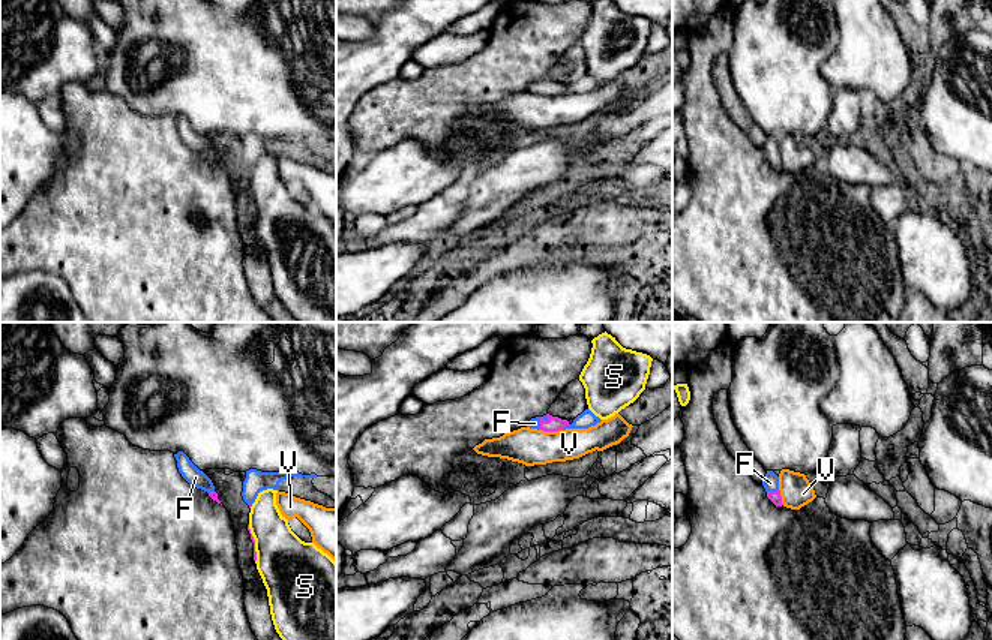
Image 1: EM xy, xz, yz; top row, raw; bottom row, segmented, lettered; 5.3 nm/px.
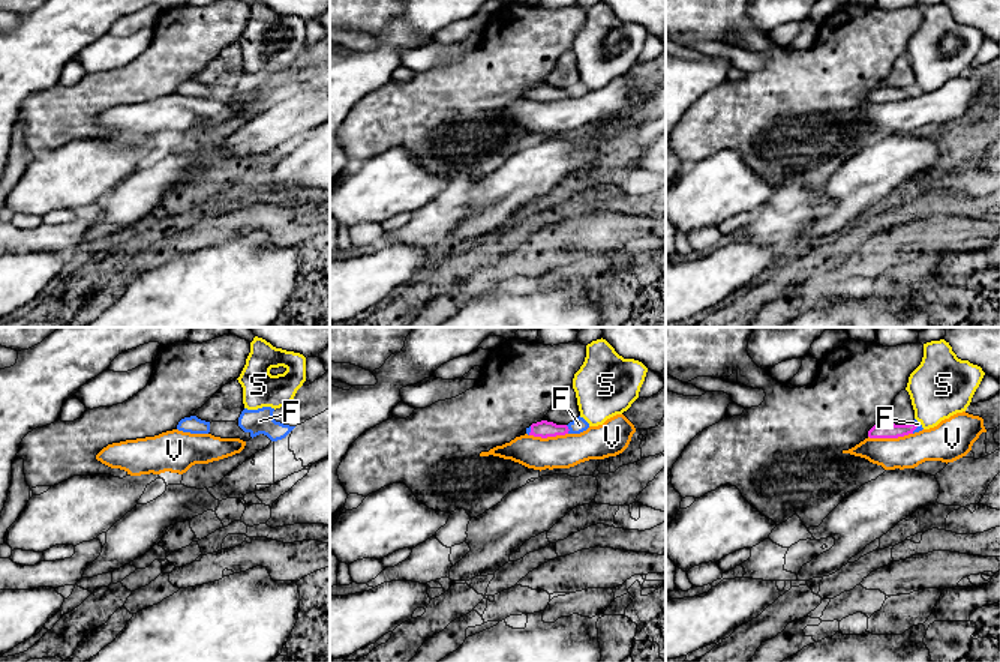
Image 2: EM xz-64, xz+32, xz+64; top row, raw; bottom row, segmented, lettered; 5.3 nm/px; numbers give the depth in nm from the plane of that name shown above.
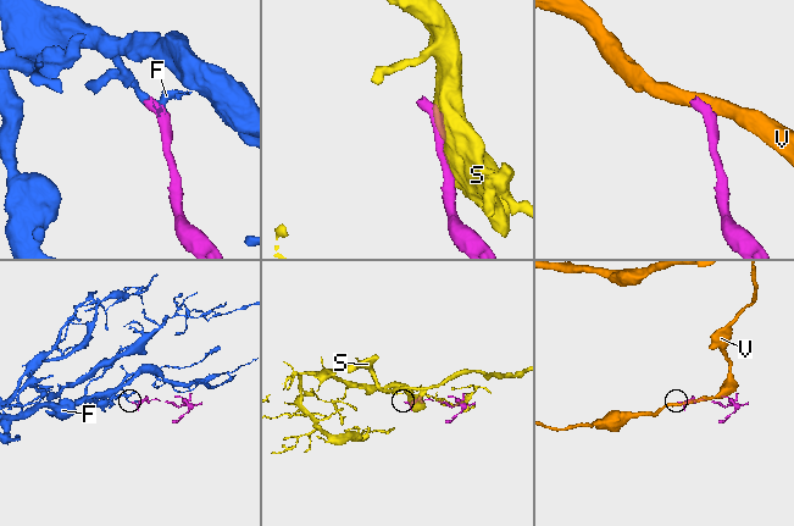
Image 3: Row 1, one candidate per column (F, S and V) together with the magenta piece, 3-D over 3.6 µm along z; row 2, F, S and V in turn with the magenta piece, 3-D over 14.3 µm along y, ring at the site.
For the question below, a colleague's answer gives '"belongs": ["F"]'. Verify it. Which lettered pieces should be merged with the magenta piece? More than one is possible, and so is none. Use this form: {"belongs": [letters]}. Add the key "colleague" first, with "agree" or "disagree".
{"colleague": "agree", "belongs": ["F"]}

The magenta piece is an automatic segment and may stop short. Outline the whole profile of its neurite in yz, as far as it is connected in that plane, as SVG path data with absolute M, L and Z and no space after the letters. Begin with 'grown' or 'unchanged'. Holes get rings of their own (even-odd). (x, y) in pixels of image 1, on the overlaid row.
grown; M767 471L762 486L767 492L767 498L776 505L782 507L782 496L779 490L779 477L773 471Z

